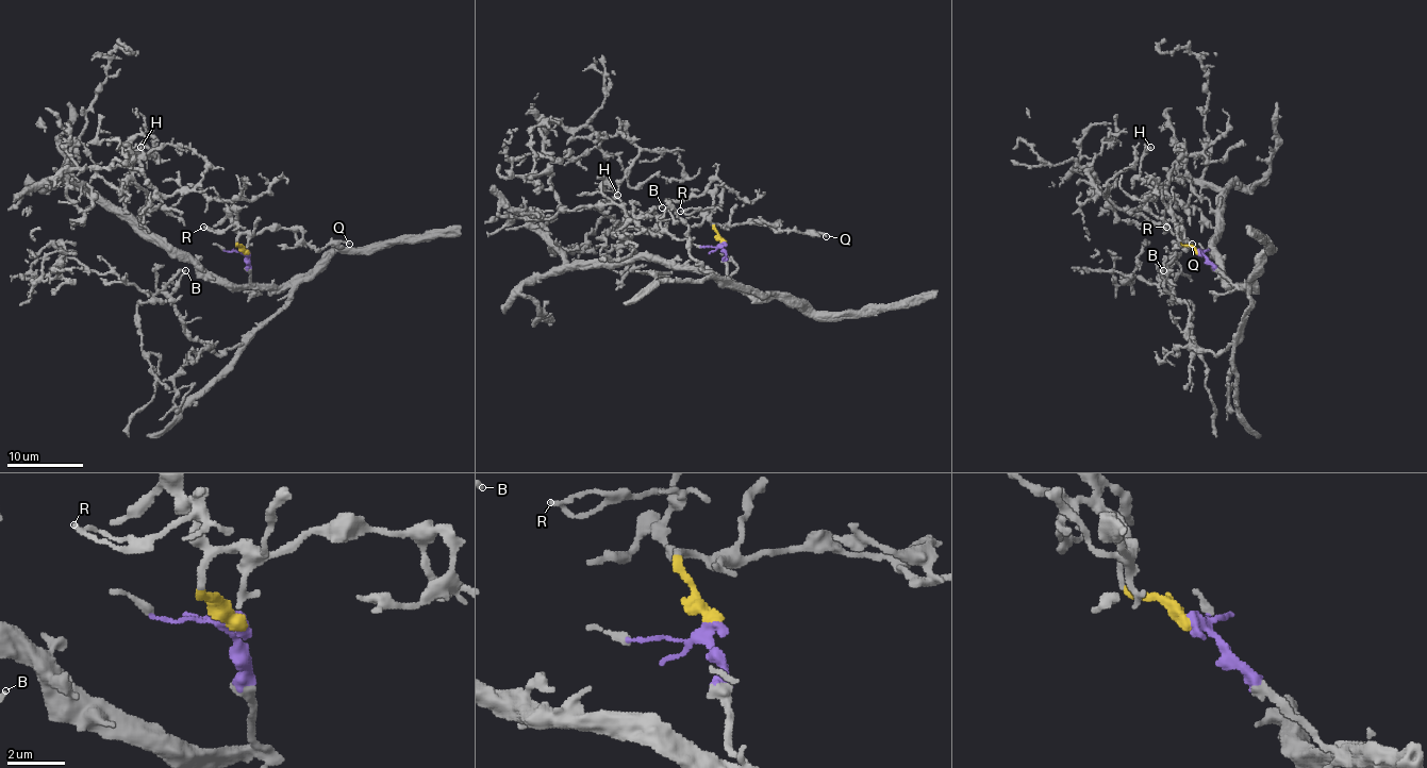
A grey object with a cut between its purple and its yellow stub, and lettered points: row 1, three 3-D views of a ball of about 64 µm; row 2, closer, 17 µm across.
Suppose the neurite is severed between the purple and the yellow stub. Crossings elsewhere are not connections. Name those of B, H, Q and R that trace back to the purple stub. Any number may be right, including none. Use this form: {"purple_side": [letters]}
{"purple_side": ["B", "H"]}

